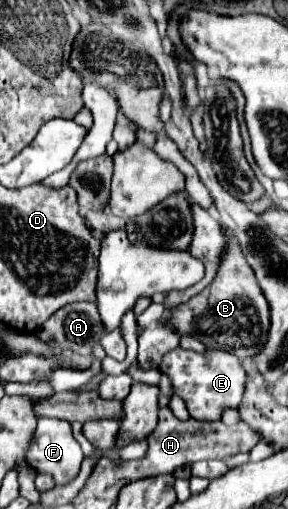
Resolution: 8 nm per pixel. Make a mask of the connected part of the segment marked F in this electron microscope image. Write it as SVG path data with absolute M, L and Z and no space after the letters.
M38 416L34 440L30 444L30 452L26 452L26 460L30 460L30 468L34 468L38 474L50 474L54 478L56 486L64 486L78 476L82 458L84 458L84 454L82 454L82 448L72 434L70 422Z

